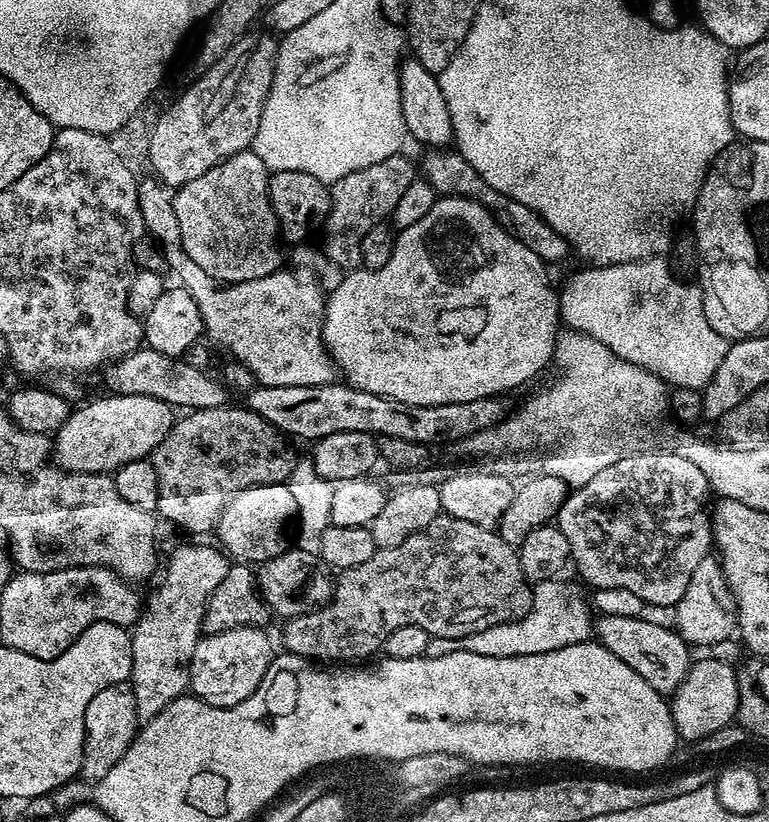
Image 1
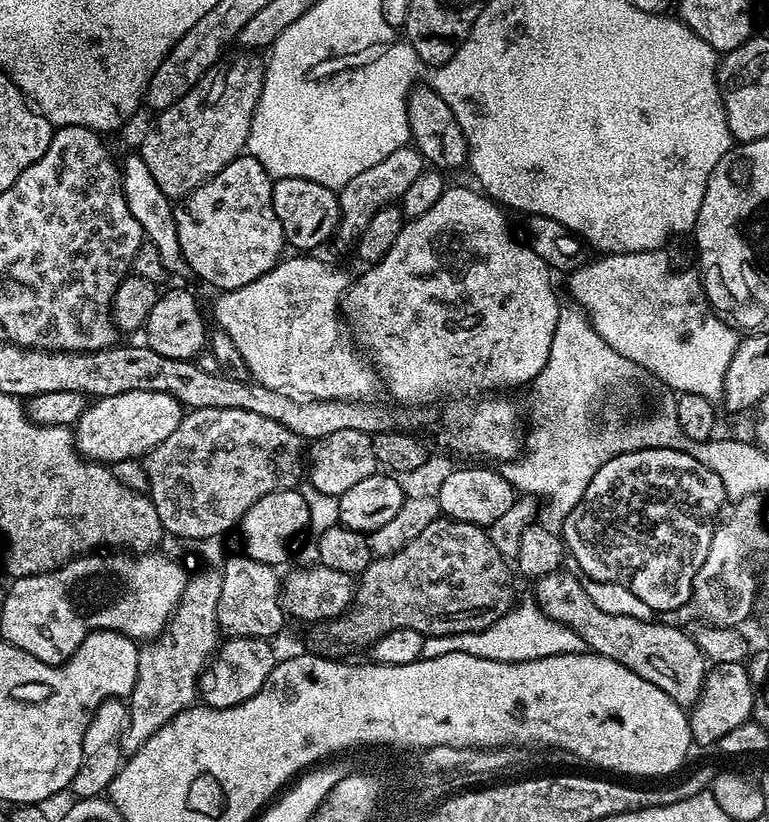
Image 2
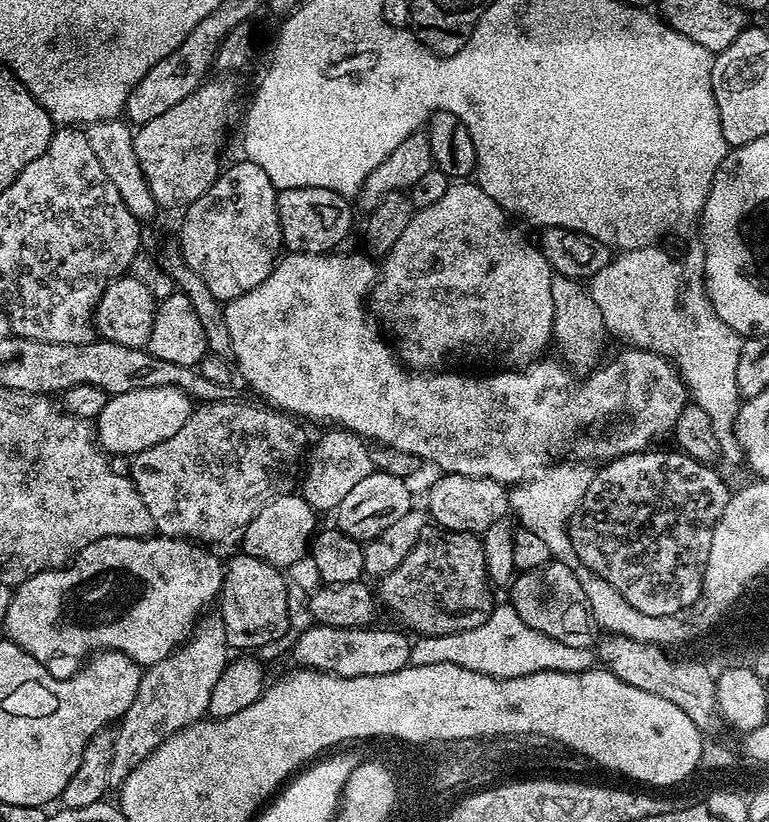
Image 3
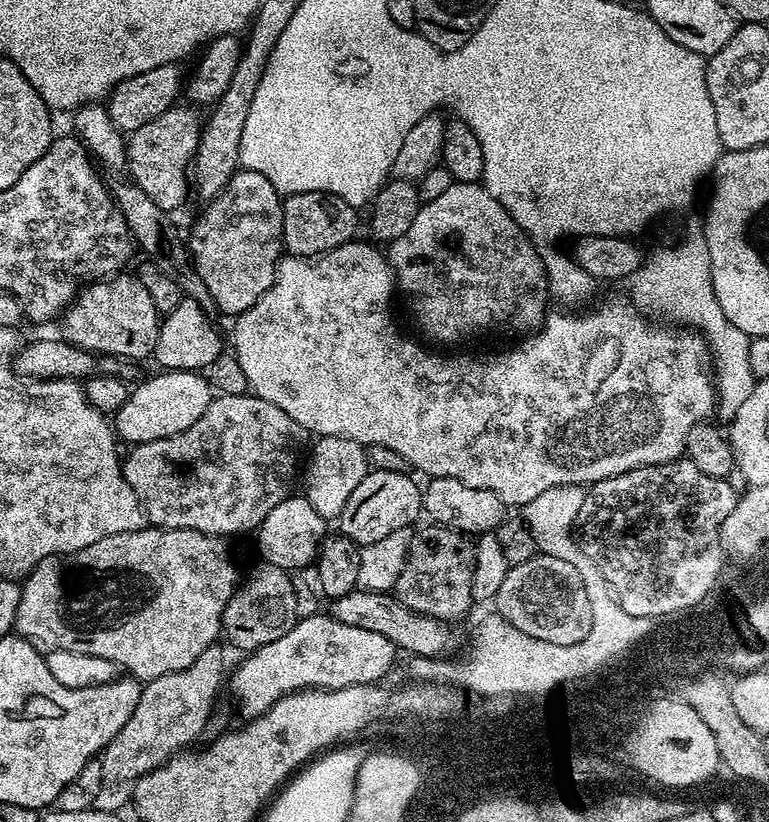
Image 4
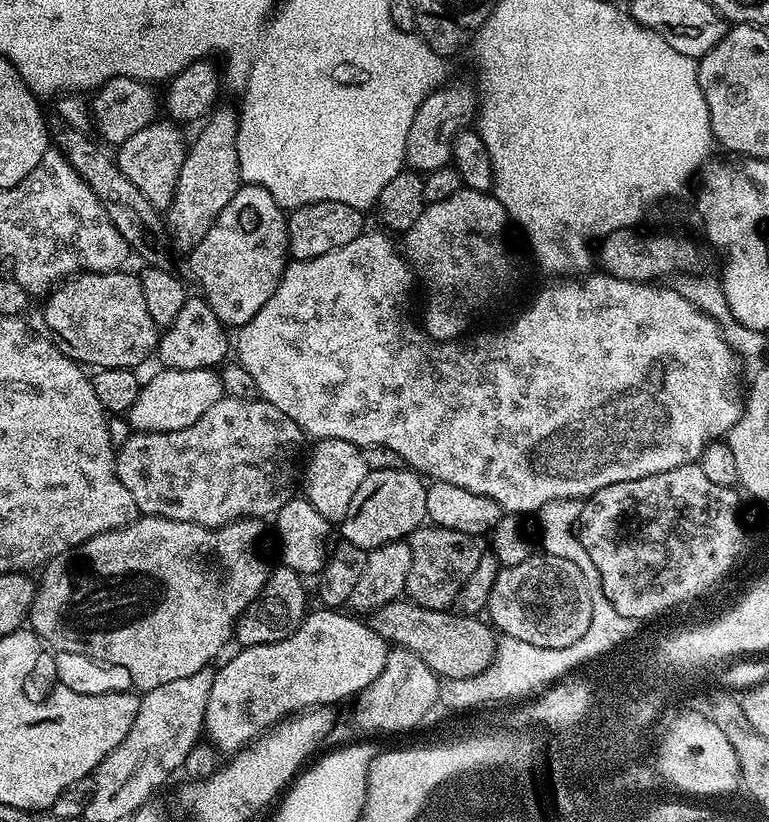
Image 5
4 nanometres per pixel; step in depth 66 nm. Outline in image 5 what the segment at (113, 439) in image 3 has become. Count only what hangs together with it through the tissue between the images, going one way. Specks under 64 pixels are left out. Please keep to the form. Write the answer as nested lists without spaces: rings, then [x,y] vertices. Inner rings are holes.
[[[213,369],[160,370],[149,384],[145,383],[137,395],[137,400],[126,413],[126,419],[137,432],[169,432],[194,426],[214,402],[222,398],[220,377]]]

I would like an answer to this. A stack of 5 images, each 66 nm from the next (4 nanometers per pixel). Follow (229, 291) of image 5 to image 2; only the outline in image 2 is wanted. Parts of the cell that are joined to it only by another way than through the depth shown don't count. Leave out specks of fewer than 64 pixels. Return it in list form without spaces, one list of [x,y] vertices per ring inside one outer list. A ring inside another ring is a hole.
[[[241,154],[175,205],[180,253],[191,275],[229,292],[262,278],[280,263],[286,245],[272,205],[272,181],[262,162]]]

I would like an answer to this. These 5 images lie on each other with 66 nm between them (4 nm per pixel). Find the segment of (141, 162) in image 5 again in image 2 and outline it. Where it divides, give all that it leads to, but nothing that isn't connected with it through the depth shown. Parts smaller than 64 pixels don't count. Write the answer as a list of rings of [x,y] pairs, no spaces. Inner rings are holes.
[[[240,50],[237,52],[237,56],[228,54],[221,58],[220,61],[196,83],[194,90],[190,90],[190,94],[182,94],[182,98],[178,98],[178,102],[174,102],[174,106],[170,106],[164,112],[159,113],[159,115],[155,117],[156,121],[153,122],[152,129],[145,134],[144,141],[141,142],[140,148],[138,148],[138,154],[142,158],[142,162],[146,162],[146,166],[150,170],[150,175],[154,178],[154,182],[158,182],[158,190],[162,190],[162,194],[166,194],[169,198],[183,198],[187,196],[188,193],[194,191],[195,188],[205,184],[214,174],[221,172],[230,161],[235,160],[237,156],[245,151],[248,143],[248,135],[250,134],[252,115],[255,113],[259,96],[262,94],[266,64],[263,59],[260,61],[259,58],[256,57],[259,55],[257,55],[255,51]]]

